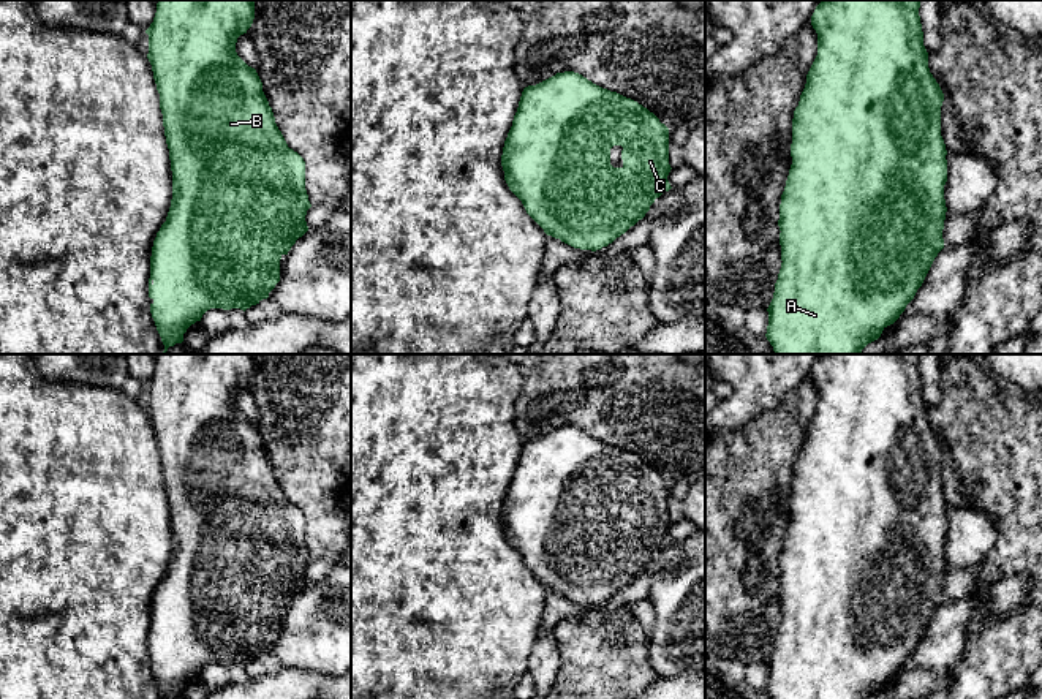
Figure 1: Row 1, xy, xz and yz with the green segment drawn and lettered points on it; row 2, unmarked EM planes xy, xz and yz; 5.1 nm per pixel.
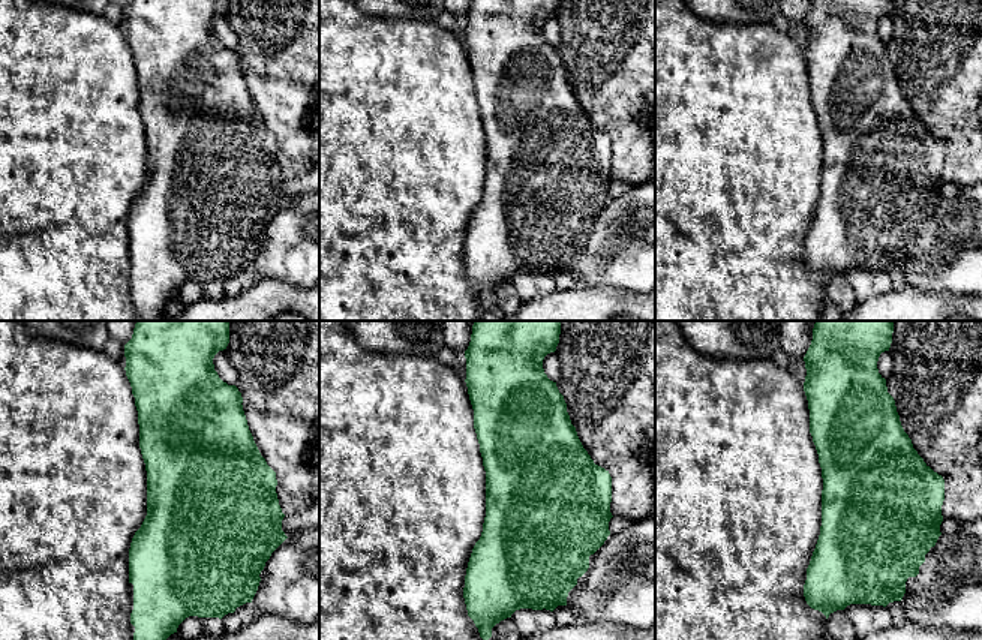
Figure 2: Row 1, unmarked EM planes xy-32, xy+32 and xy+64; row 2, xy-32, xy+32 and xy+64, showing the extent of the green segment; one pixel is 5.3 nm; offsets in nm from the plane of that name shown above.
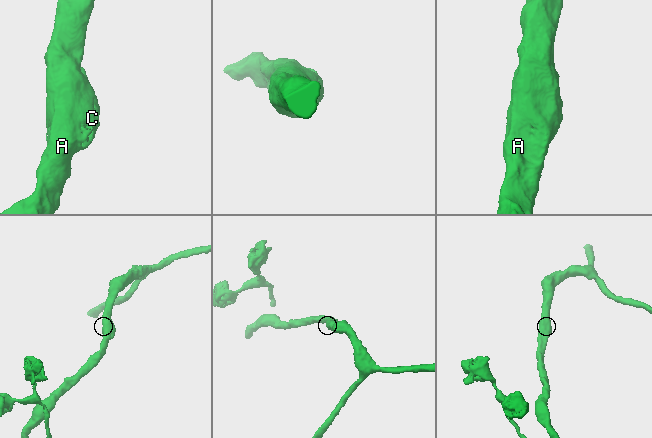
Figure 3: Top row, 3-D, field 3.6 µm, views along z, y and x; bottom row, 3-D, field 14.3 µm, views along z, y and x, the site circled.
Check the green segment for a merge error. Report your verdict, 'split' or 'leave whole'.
leave whole

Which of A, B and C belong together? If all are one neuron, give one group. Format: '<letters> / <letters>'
A B C

